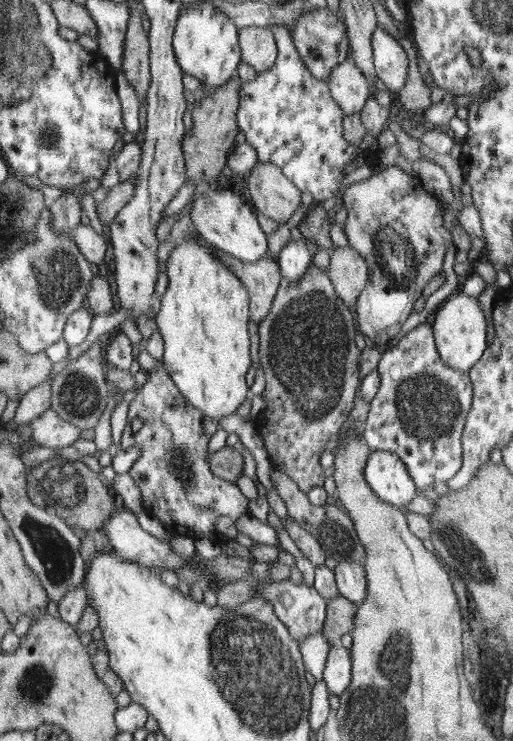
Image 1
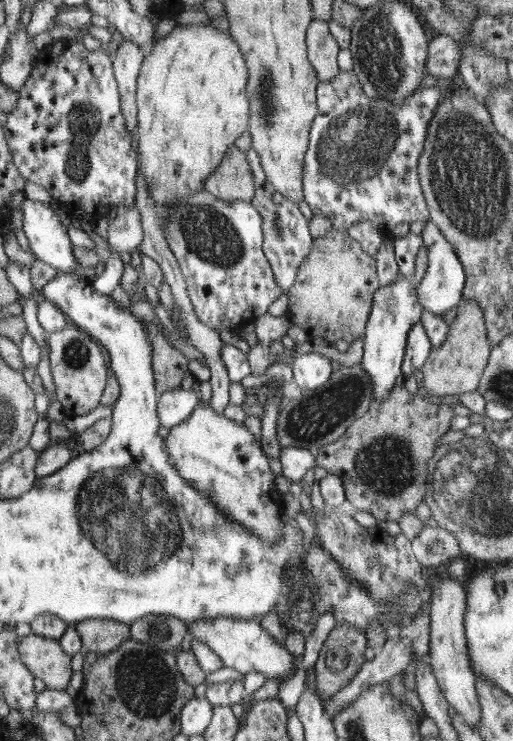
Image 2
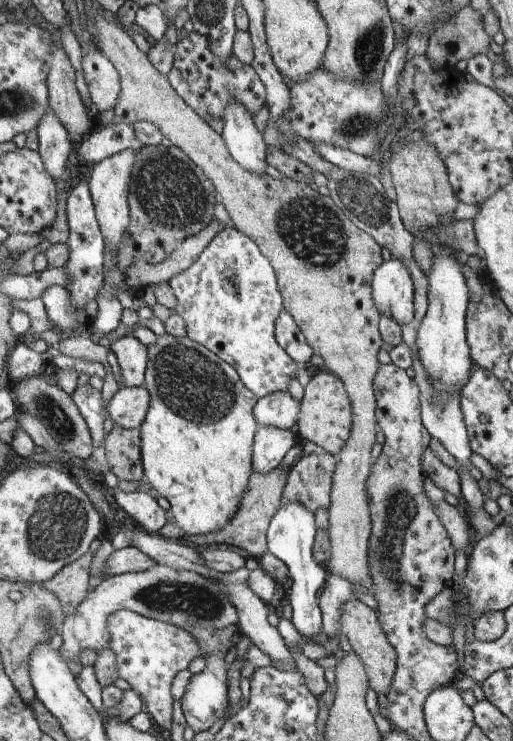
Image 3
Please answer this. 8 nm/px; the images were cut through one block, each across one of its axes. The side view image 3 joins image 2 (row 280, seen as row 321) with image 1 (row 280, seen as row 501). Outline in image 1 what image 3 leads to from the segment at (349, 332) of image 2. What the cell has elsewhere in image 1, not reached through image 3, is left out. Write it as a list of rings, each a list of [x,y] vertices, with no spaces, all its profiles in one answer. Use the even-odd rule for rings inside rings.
[[[335,247],[330,251],[327,275],[346,304],[355,306],[364,287],[370,282],[370,272],[367,261],[355,248]]]

